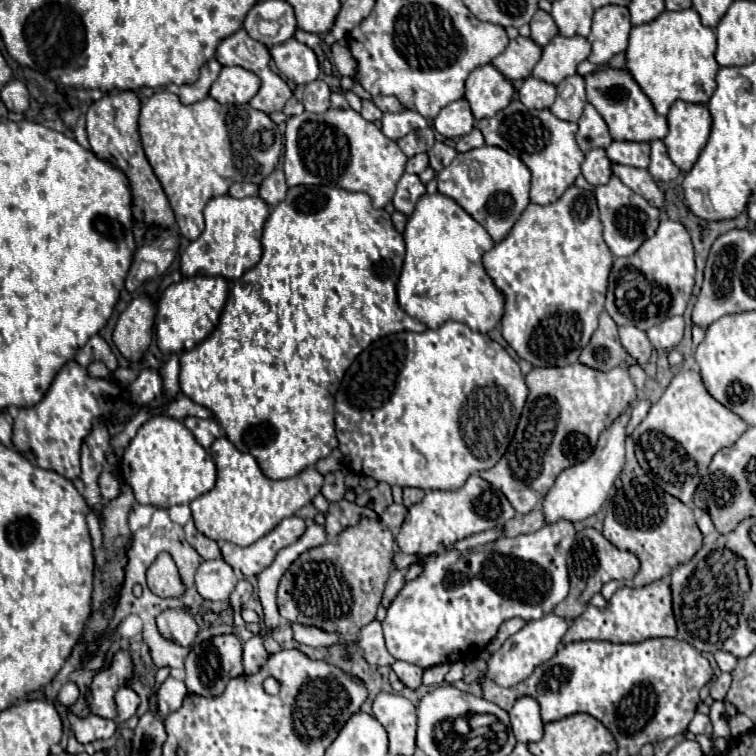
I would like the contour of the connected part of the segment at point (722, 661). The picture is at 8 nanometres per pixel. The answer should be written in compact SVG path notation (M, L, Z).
M722 650L714 652L714 658L716 658L722 672L732 672L736 668L736 662L738 662L736 656L732 656L730 652L722 652Z

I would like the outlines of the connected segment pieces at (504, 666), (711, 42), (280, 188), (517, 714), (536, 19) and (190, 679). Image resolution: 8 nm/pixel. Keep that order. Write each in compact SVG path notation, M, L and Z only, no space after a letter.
M546 614L540 620L526 622L526 626L520 632L516 632L514 636L510 636L502 644L500 650L490 654L490 658L484 662L486 672L482 672L480 678L488 678L488 680L496 682L498 686L514 686L514 684L526 680L538 664L546 662L548 658L552 658L556 654L556 648L558 648L562 636L566 634L566 630L568 630L568 622L556 614Z
M694 8L680 10L680 12L664 12L656 20L648 24L634 26L630 32L630 46L626 50L626 68L634 76L634 80L640 84L640 88L646 92L646 96L652 100L658 114L668 114L670 106L676 100L694 102L694 104L706 104L714 90L716 90L716 72L718 62L714 58L716 52L716 34L712 28L704 26L700 22L700 14Z
M274 170L262 184L260 184L260 196L270 204L276 206L286 198L286 180L284 180L284 172L282 170Z
M520 696L510 710L512 730L518 742L538 742L544 734L544 724L540 720L540 706L532 696Z
M538 10L538 12L532 16L532 20L530 20L530 30L532 30L530 38L532 38L538 46L546 46L546 44L558 34L558 26L556 26L554 18L552 18L548 12L544 12L544 10Z
M222 634L200 644L194 644L184 660L186 678L184 684L188 692L198 696L220 696L226 684L244 672L242 668L242 640L236 634Z

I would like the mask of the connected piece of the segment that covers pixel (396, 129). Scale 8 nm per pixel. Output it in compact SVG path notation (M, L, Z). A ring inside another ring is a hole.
M402 110L402 112L396 112L396 114L386 112L382 116L382 132L390 140L400 140L408 132L424 128L424 126L428 126L428 120L414 110Z

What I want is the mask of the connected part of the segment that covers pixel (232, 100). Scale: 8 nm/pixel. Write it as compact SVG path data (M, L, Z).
M224 66L210 96L220 104L246 104L260 90L260 78L242 66Z

